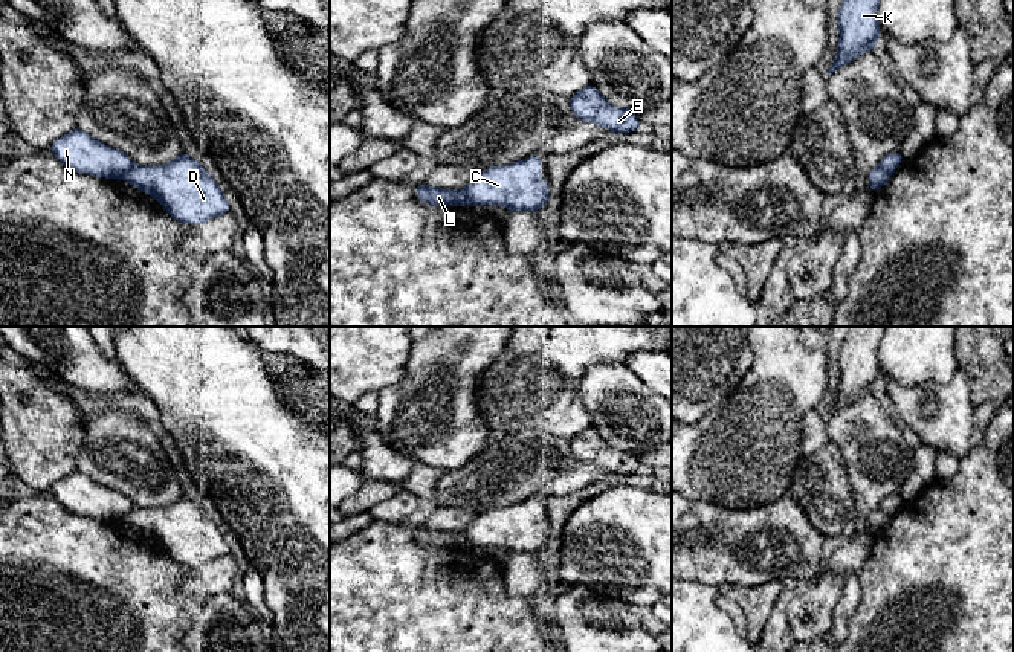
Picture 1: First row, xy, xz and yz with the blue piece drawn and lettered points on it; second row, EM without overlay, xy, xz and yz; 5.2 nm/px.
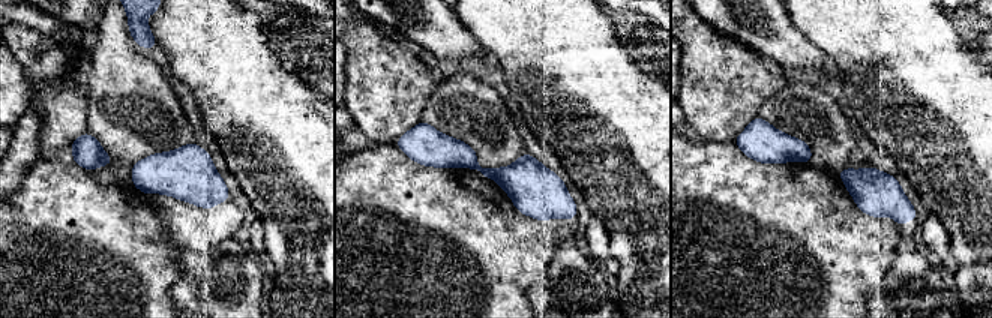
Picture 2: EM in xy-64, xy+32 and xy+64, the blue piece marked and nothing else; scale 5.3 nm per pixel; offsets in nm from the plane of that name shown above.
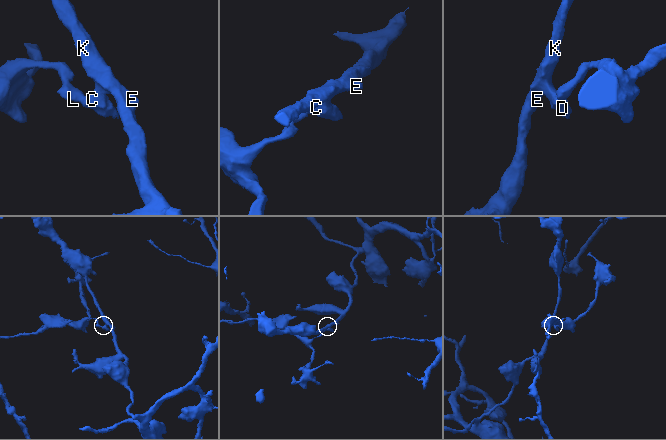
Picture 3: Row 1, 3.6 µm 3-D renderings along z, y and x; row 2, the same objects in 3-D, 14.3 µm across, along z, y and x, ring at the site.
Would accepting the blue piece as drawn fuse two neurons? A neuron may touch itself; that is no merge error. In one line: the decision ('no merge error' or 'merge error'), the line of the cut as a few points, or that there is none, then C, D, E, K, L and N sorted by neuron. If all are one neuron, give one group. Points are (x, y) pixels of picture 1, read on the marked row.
merge error | xz (463, 191), (472, 205) | C D E K / L N

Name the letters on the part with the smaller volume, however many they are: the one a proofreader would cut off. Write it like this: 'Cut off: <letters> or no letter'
Cut off: L, N

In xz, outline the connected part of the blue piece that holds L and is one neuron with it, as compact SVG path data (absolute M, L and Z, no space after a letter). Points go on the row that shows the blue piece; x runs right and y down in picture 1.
M418 183L414 186L420 202L435 206L472 206L464 191L440 189Z

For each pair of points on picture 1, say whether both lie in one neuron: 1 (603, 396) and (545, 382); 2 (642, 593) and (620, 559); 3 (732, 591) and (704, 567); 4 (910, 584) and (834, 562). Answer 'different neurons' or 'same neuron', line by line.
1: different neurons
2: same neuron
3: different neurons
4: different neurons

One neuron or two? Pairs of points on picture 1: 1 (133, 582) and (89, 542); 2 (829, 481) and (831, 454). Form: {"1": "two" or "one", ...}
{"1": "one", "2": "one"}

